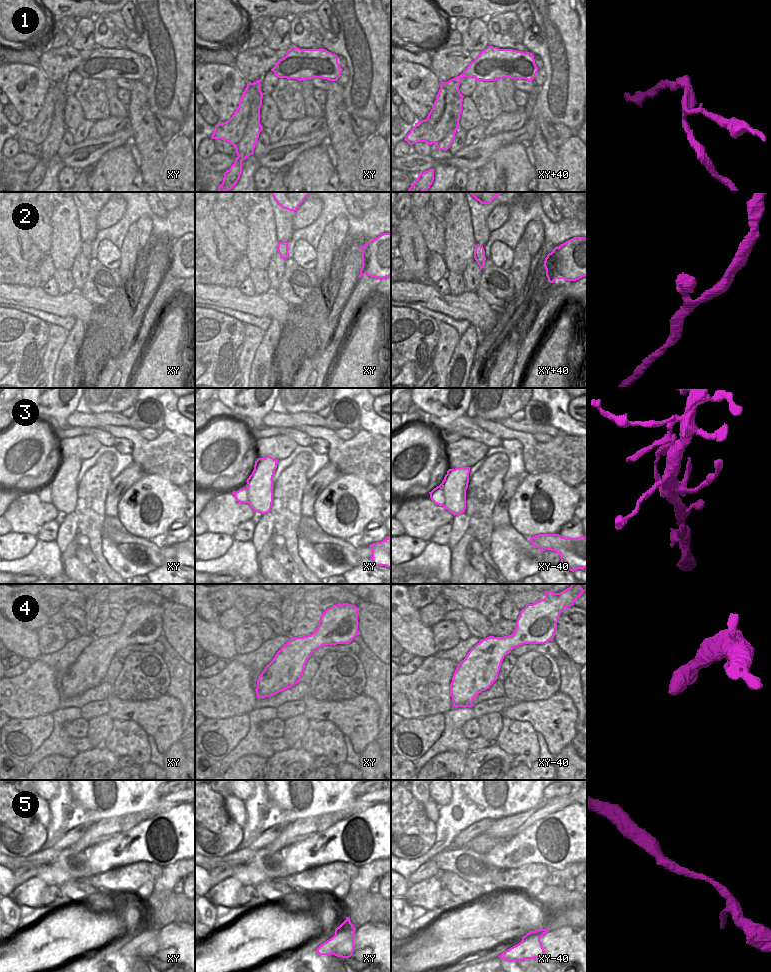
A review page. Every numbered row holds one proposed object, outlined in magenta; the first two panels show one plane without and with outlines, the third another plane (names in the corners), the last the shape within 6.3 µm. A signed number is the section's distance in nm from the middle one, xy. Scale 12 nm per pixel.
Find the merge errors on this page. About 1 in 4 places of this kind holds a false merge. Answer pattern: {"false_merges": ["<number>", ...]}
{"false_merges": ["1"]}

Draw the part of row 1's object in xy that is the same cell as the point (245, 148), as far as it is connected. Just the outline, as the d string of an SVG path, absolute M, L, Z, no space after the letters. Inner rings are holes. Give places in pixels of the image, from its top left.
M257 94L254 97L252 112L244 132L244 137L235 146L238 157L235 158L235 162L230 169L224 173L223 182L218 187L219 192L229 191L237 184L242 173L242 161L254 154L254 148L262 130L263 128L260 124L259 95Z

